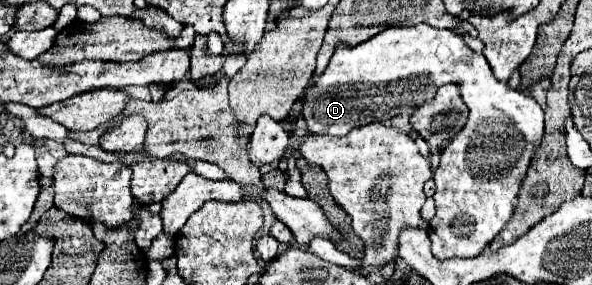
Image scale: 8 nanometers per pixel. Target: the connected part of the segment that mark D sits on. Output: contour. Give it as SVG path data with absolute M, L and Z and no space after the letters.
M415 25L415 27L389 27L355 47L339 43L327 69L315 79L315 85L303 93L301 115L307 123L309 133L339 137L355 127L373 121L387 121L409 107L419 107L425 101L431 101L431 97L443 83L455 83L459 87L461 97L469 107L469 119L467 127L463 129L463 135L457 135L441 151L441 163L433 173L433 179L437 183L437 191L433 195L437 205L437 215L429 221L431 251L437 259L477 257L513 215L515 197L525 179L535 149L539 147L543 137L543 109L531 95L523 95L521 91L511 89L507 83L497 81L487 59L471 51L463 43L461 35L457 35L451 29Z

